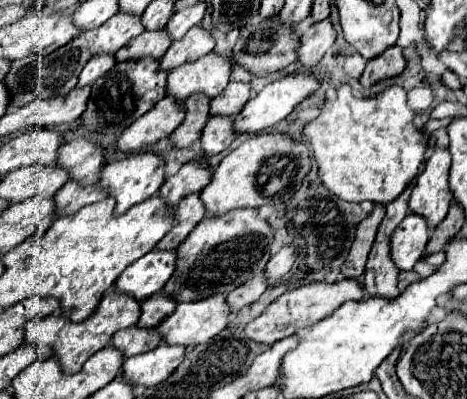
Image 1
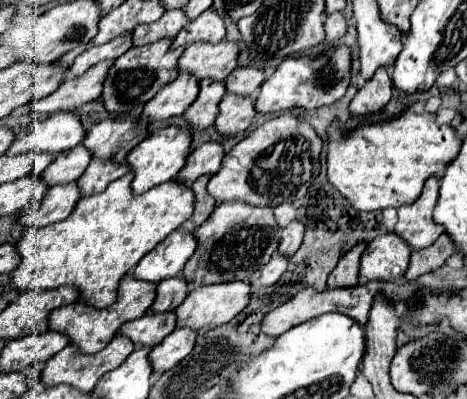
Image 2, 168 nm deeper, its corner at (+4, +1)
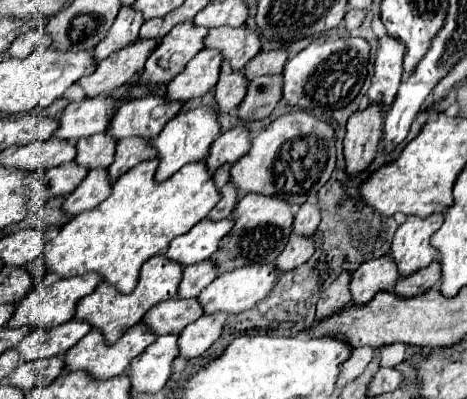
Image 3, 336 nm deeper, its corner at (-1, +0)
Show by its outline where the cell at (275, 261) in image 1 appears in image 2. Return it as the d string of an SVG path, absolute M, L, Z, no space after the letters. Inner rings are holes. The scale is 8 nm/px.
M299 219L291 221L291 223L283 229L279 253L285 253L285 255L291 257L291 255L299 249L299 245L301 245L301 241L303 241L303 233L305 233L305 225L303 225Z

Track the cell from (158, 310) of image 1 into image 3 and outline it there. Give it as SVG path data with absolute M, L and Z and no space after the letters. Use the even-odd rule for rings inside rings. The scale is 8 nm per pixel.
M210 260L198 262L194 266L186 266L182 270L182 282L178 286L178 298L196 298L200 290L204 290L216 278L214 264Z

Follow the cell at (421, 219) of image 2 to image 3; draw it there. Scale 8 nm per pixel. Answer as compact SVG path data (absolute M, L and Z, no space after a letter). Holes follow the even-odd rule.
M430 214L430 218L414 218L408 216L404 224L398 226L394 240L392 240L392 258L398 264L400 276L408 276L412 272L418 272L420 268L428 266L430 262L434 262L438 258L438 250L434 250L434 246L430 246L430 236L442 226L444 222L444 214Z

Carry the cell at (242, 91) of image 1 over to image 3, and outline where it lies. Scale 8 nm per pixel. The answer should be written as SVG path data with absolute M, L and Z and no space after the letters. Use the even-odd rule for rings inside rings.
M272 50L272 52L260 52L256 58L252 58L252 62L246 64L244 68L244 76L246 80L254 80L256 76L274 76L274 74L282 74L284 64L288 60L288 52L286 50Z

